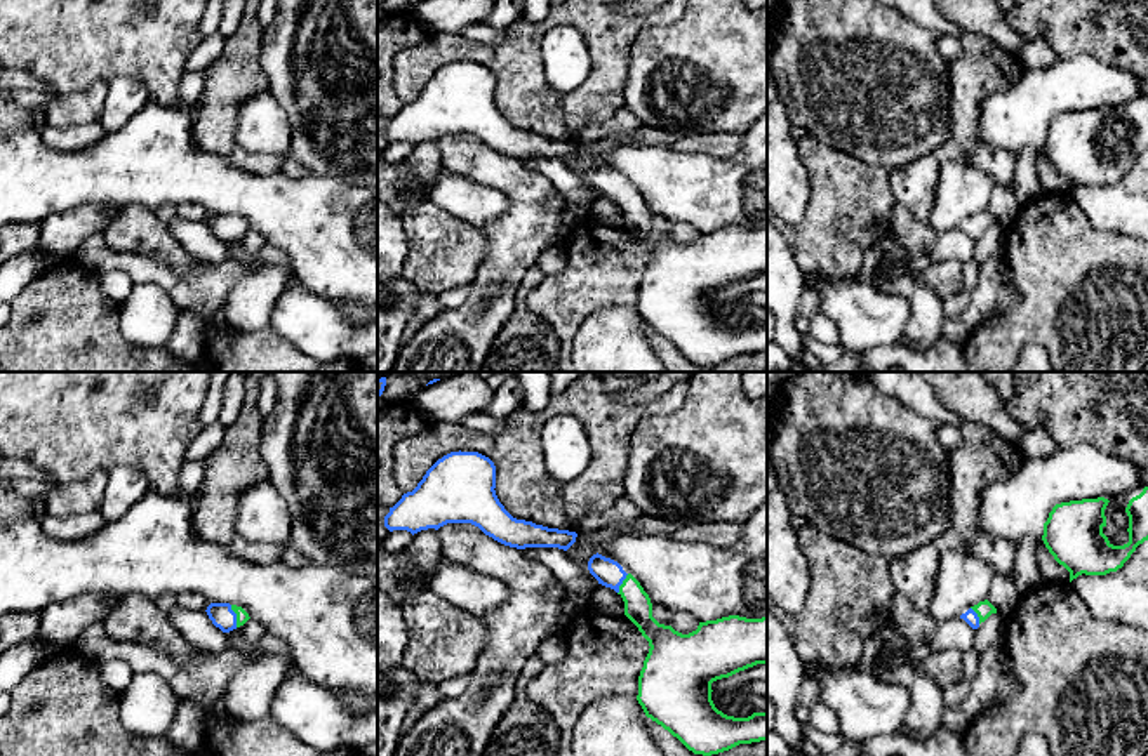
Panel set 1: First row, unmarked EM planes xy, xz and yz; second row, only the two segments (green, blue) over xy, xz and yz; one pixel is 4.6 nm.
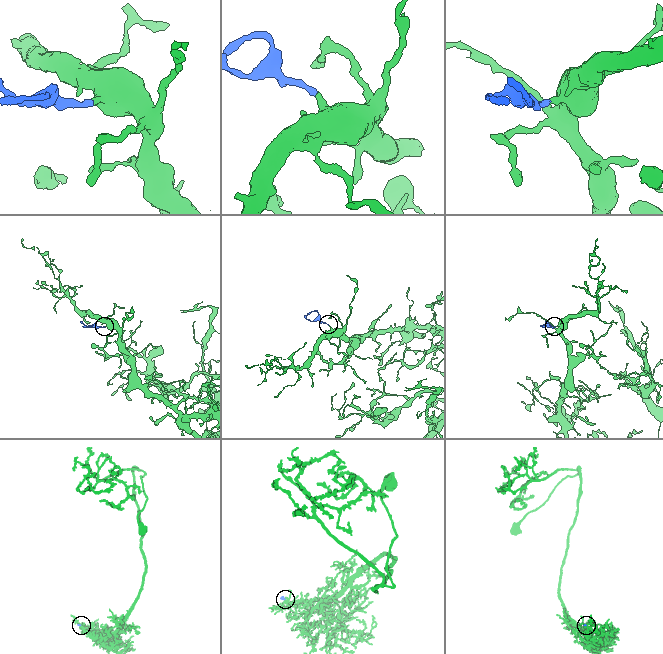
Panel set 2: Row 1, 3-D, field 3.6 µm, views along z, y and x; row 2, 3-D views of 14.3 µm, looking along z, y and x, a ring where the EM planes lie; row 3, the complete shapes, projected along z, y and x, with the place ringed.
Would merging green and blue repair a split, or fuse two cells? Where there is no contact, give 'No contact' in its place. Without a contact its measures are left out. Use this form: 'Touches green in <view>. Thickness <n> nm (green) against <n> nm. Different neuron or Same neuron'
Touches green in xy. Thickness 60 nm (green) against 110 nm. Same neuron

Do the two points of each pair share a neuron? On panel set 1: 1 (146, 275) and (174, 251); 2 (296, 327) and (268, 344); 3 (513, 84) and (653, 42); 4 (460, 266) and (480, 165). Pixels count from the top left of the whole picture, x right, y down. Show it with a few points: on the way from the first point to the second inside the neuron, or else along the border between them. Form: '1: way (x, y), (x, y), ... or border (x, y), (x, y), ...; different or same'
1: border (122, 251), (160, 259), (176, 271), (200, 265); different
2: border (268, 327), (307, 353); different
3: border (661, 23), (646, 26), (634, 40), (625, 89); different
4: border (480, 228), (486, 238), (486, 254), (477, 268); different

